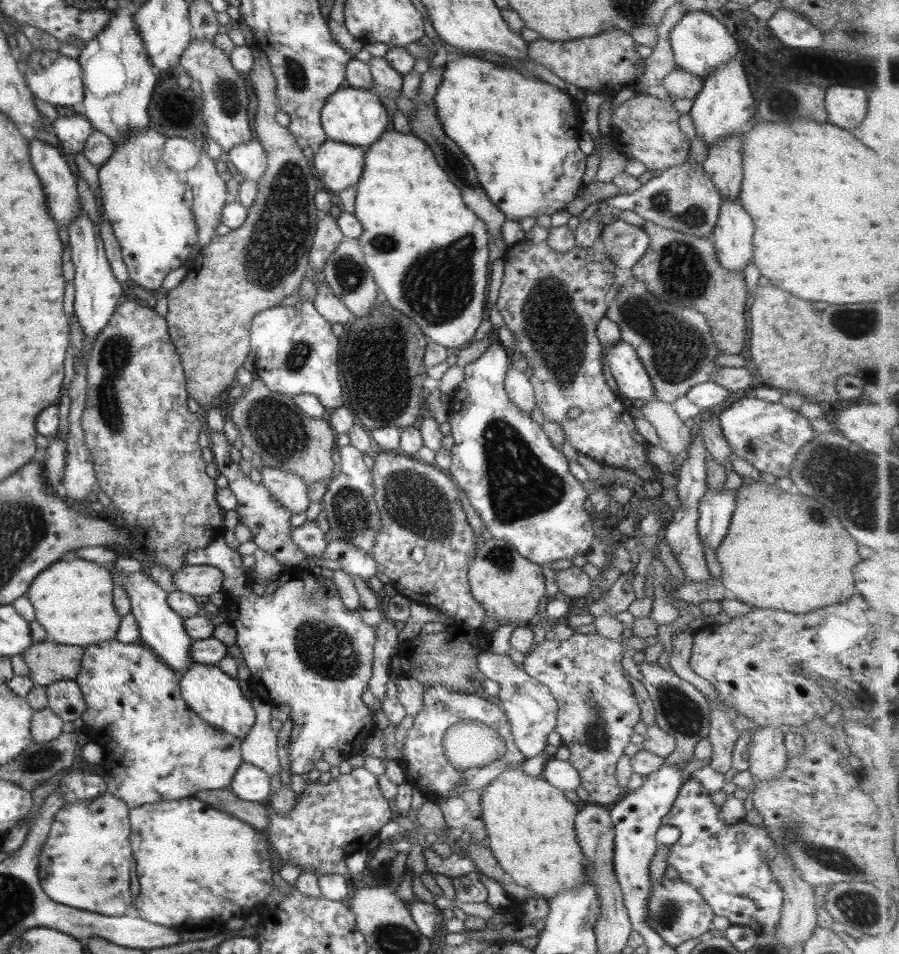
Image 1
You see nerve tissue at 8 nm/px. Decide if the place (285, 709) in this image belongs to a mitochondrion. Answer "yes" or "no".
no

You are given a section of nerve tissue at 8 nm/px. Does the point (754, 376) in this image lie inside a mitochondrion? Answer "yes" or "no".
no

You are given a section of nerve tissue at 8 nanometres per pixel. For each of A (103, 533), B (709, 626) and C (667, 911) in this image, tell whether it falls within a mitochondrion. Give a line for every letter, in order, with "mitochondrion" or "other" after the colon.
A: other
B: other
C: mitochondrion

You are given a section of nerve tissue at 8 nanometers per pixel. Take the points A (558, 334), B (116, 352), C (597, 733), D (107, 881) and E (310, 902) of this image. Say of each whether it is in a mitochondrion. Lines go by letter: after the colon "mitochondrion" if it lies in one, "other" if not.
A: mitochondrion
B: mitochondrion
C: mitochondrion
D: mitochondrion
E: other

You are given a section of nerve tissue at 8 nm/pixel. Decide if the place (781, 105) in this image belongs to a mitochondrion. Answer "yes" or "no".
no

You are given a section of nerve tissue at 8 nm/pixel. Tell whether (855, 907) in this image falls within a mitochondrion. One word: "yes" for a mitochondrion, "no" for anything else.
yes

